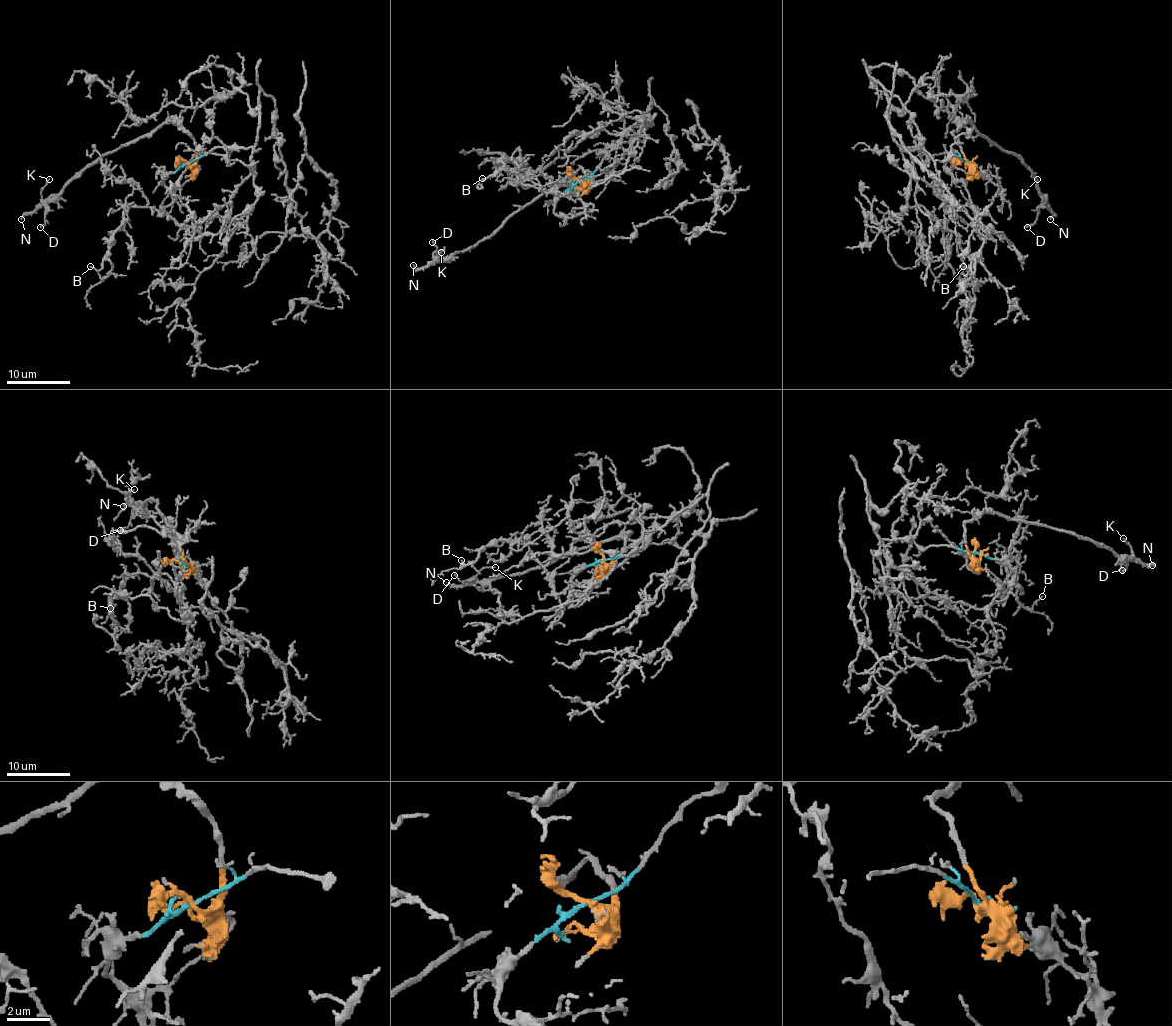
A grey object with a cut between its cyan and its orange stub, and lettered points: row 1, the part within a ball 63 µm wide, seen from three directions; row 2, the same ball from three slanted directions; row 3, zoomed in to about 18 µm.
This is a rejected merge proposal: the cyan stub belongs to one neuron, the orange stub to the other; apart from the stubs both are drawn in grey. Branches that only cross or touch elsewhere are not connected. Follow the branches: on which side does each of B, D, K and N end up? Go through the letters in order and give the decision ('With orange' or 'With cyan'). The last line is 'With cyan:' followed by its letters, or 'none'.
B: With cyan
D: With orange
K: With orange
N: With orange
With cyan: B

